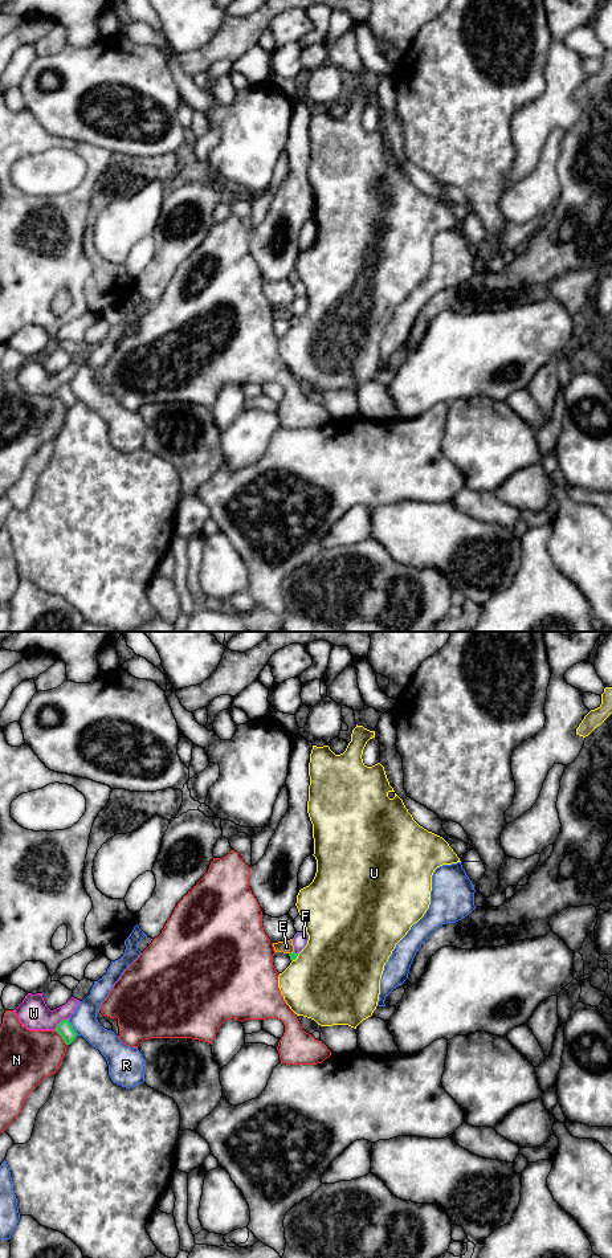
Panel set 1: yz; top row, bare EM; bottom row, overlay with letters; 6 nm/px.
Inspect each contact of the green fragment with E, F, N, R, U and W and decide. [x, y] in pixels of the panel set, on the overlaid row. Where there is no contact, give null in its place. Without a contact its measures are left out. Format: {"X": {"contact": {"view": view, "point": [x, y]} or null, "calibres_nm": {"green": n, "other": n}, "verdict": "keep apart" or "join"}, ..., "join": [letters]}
{"E": {"contact": {"view": "yz", "point": [292, 952]}, "calibres_nm": {"green": 50, "other": 80}, "verdict": "keep apart"}, "F": {"contact": {"view": "yz", "point": [294, 952]}, "calibres_nm": {"green": 50, "other": 90}, "verdict": "keep apart"}, "N": {"contact": {"view": "yz", "point": [61, 1036]}, "calibres_nm": {"green": 90, "other": 340}, "verdict": "keep apart"}, "R": {"contact": {"view": "yz", "point": [72, 1028]}, "calibres_nm": {"green": 90, "other": 160}, "verdict": "keep apart"}, "U": {"contact": {"view": "yz", "point": [296, 958]}, "calibres_nm": {"green": 50, "other": 500}, "verdict": "keep apart"}, "W": {"contact": {"view": "yz", "point": [60, 1022]}, "calibres_nm": {"green": 90, "other": 190}, "verdict": "keep apart"}, "join": []}

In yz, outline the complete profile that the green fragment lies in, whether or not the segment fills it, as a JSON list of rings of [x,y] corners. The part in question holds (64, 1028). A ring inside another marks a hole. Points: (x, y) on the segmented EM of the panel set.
[[[62,1020],[54,1030],[62,1037],[66,1045],[70,1045],[77,1037],[69,1020]]]

